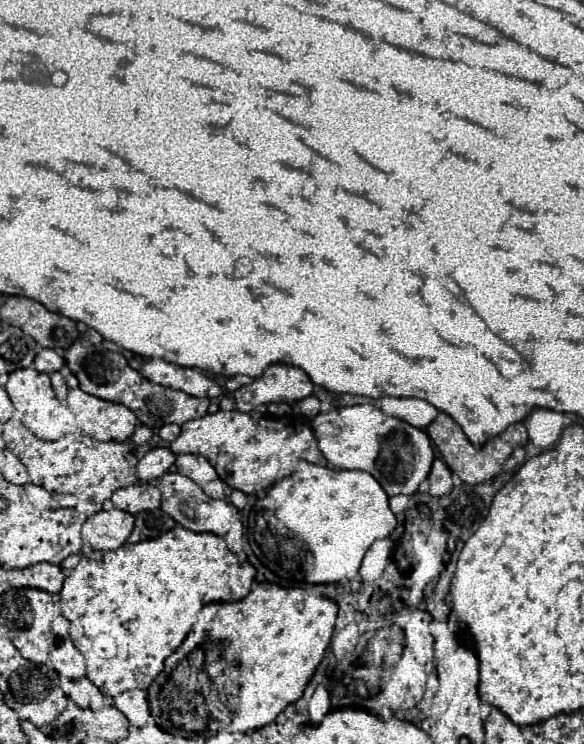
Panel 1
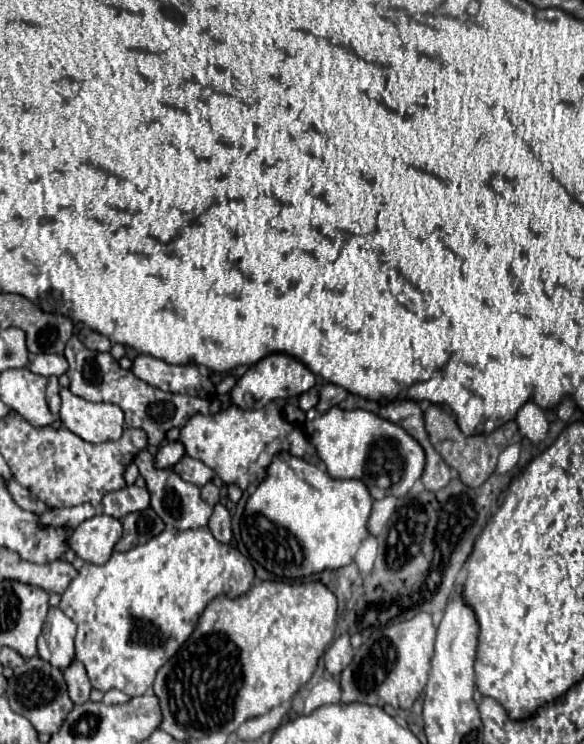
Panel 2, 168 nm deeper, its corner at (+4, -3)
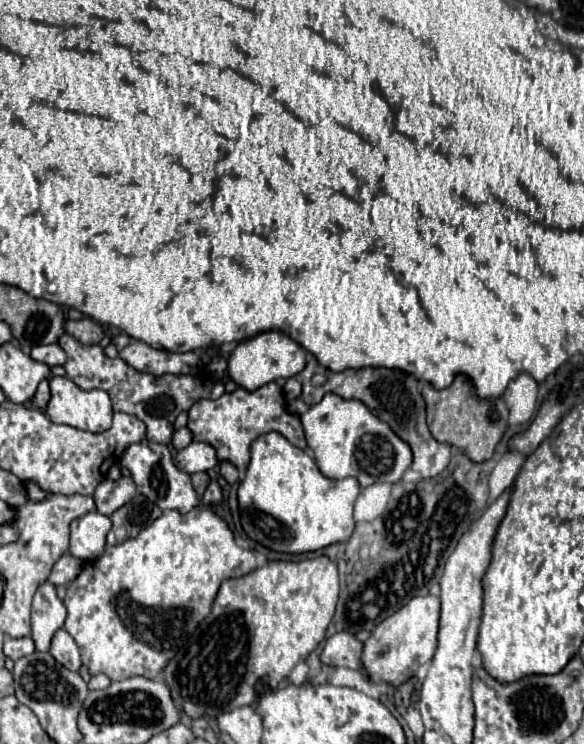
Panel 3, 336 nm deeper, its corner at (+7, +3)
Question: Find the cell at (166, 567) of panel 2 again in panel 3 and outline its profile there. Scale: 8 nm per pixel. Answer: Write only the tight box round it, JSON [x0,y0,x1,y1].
[64,507,256,681]

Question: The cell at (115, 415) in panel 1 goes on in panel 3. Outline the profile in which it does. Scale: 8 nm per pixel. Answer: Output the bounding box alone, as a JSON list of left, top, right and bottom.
[46,377,114,433]

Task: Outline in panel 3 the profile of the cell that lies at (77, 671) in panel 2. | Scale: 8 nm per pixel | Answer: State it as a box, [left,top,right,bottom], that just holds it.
[48,629,82,671]

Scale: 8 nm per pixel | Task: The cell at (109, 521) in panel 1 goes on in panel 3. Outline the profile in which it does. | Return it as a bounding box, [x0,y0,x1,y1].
[70,511,112,561]

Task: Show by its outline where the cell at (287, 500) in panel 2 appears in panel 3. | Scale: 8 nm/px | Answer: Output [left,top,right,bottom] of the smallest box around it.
[238,431,360,551]

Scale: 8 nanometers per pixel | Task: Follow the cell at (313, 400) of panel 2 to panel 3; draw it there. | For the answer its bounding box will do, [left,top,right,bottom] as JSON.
[284,378,302,401]

